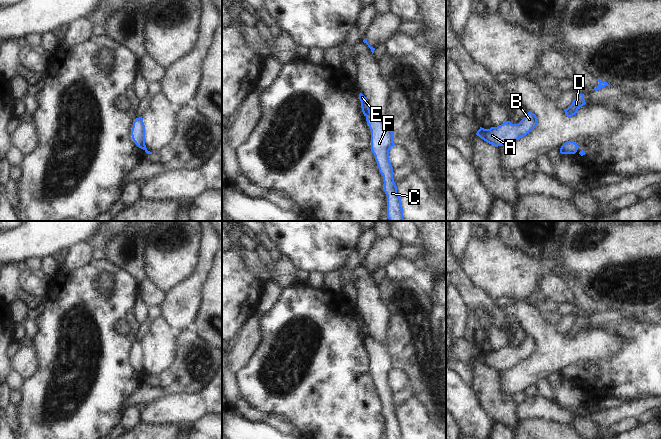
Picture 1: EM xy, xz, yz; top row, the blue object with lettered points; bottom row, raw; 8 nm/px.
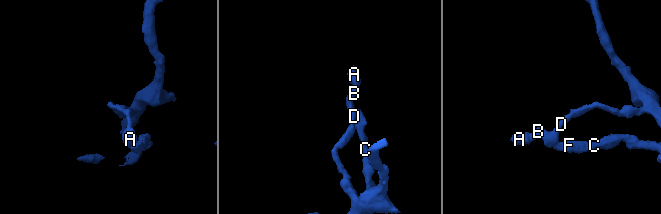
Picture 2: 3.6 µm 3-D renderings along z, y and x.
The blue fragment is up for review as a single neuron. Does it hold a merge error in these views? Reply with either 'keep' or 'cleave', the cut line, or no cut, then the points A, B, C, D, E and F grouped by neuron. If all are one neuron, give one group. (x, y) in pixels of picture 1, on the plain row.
cleave; cut in xz along (369, 335), (365, 339); A B D E / C F

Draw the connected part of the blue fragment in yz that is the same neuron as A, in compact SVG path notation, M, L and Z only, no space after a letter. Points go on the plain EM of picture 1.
M528 336L518 348L512 348L510 345L506 345L490 353L480 351L476 359L495 371L509 369L531 356L537 350L537 346L536 339Z

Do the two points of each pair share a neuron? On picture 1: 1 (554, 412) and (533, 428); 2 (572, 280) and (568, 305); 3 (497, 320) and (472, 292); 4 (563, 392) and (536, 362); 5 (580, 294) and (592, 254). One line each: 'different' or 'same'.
1: different
2: different
3: same
4: different
5: different

